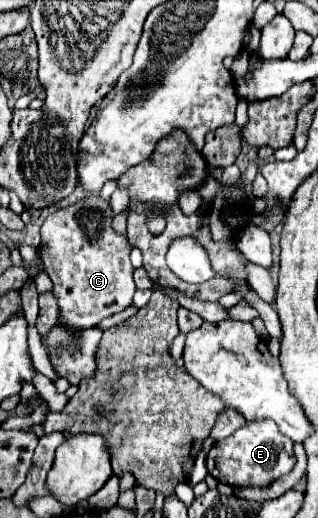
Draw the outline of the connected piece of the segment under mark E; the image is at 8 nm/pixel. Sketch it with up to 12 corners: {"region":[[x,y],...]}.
{"region":[[269,419],[207,453],[209,473],[265,487],[295,467],[293,441]]}

